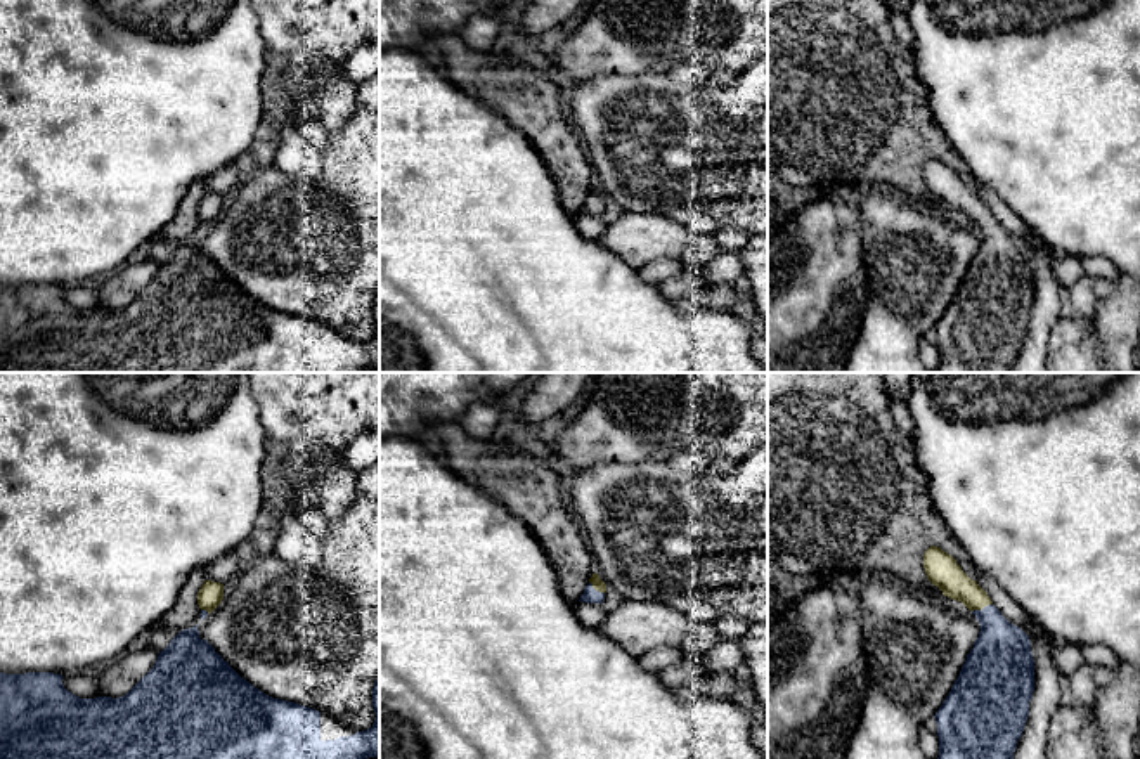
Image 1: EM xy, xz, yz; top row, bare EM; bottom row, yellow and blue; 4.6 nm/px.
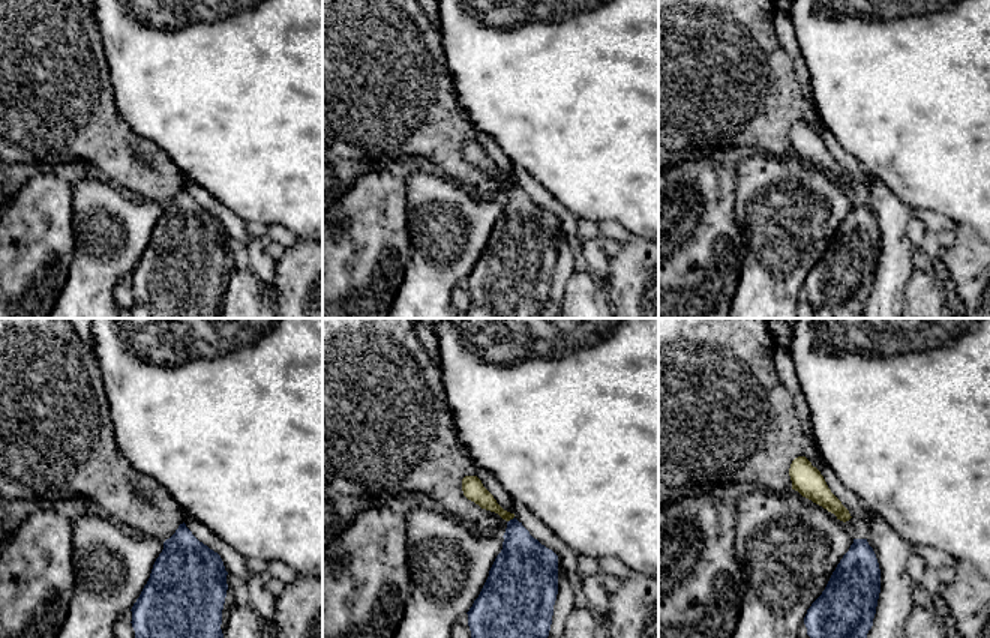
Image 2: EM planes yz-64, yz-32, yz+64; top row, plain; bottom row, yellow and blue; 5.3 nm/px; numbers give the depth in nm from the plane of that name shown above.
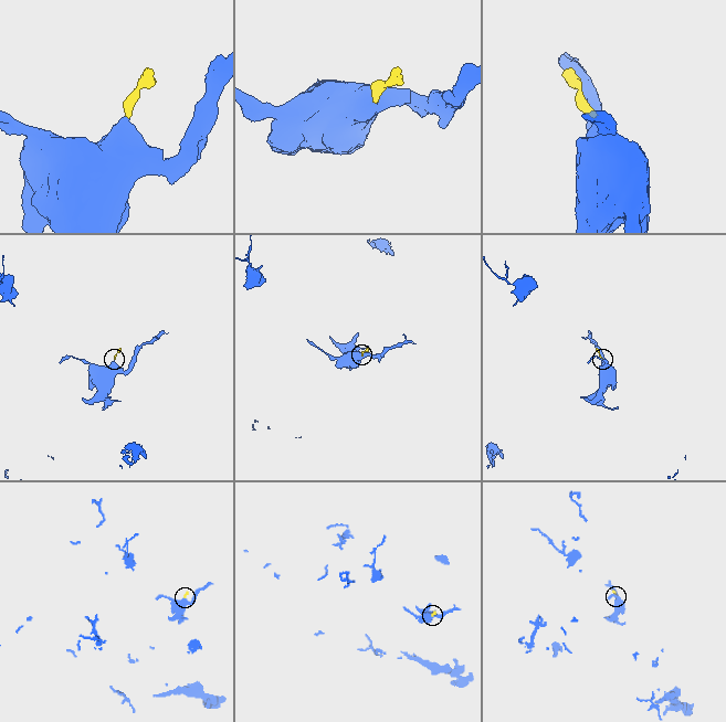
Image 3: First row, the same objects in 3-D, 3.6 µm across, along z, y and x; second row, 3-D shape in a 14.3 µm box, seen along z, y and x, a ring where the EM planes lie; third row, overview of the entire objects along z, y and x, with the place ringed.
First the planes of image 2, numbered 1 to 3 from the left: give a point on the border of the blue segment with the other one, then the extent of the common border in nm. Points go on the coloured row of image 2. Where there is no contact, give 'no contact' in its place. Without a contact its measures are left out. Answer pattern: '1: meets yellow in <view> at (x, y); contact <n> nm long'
1: no contact
2: meets yellow in yz-32 at (510, 518); contact 40 nm long
3: no contact

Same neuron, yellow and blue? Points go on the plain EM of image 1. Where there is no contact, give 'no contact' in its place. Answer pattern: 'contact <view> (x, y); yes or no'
contact yz (981, 220); yes

